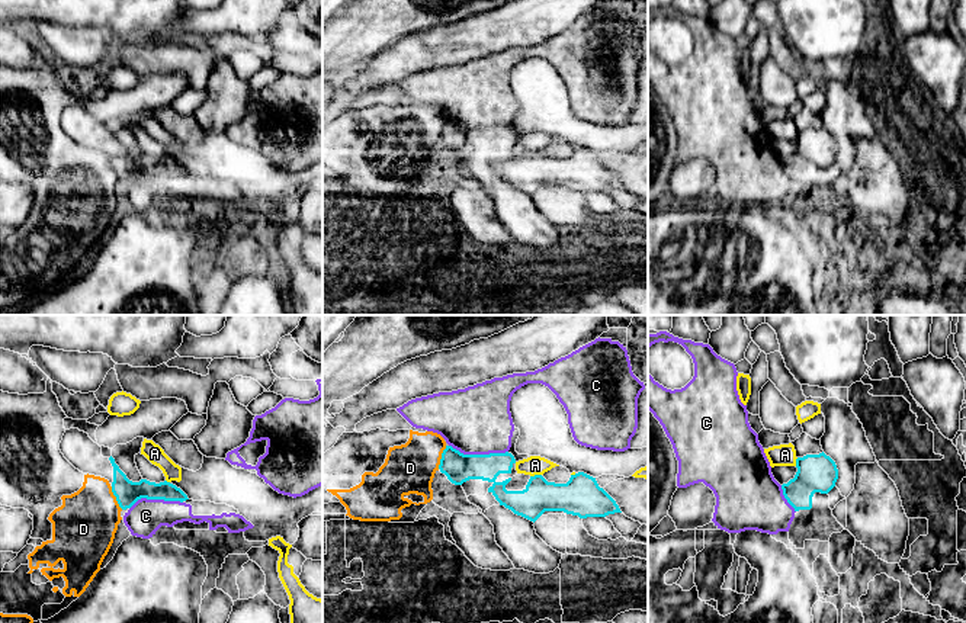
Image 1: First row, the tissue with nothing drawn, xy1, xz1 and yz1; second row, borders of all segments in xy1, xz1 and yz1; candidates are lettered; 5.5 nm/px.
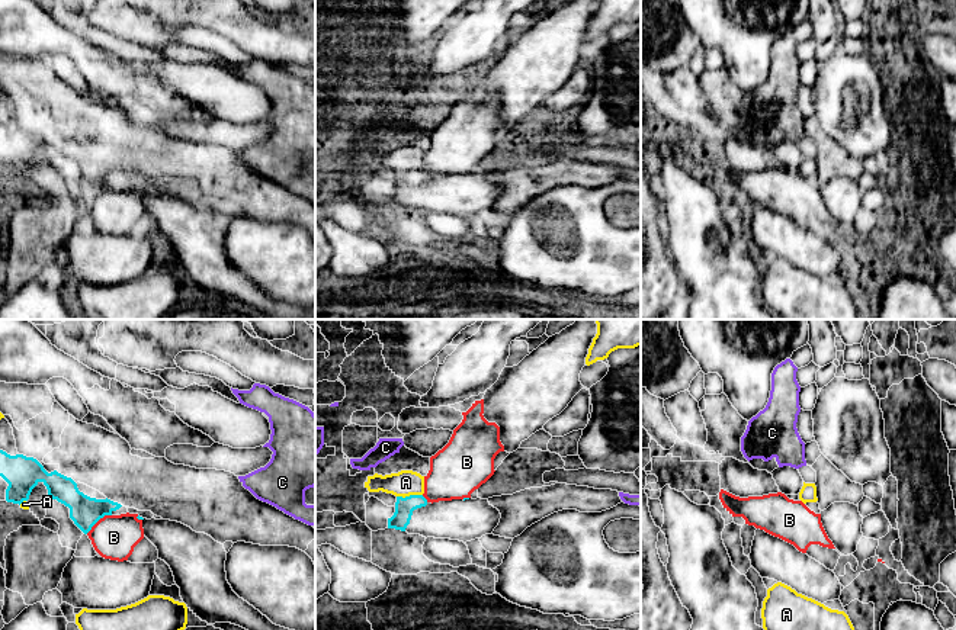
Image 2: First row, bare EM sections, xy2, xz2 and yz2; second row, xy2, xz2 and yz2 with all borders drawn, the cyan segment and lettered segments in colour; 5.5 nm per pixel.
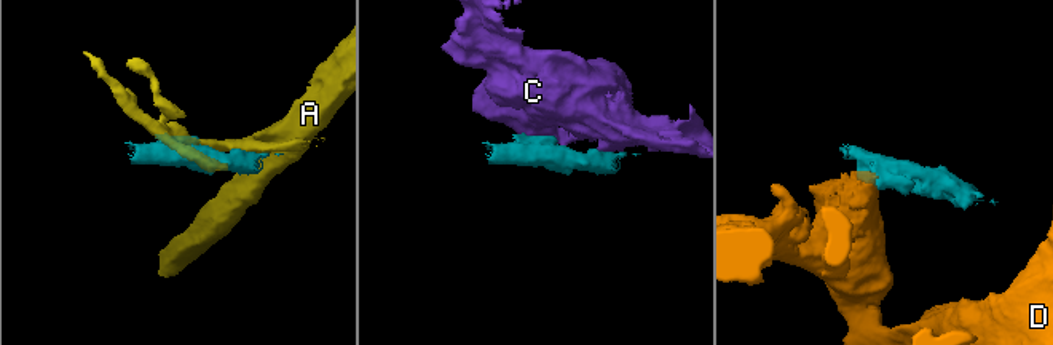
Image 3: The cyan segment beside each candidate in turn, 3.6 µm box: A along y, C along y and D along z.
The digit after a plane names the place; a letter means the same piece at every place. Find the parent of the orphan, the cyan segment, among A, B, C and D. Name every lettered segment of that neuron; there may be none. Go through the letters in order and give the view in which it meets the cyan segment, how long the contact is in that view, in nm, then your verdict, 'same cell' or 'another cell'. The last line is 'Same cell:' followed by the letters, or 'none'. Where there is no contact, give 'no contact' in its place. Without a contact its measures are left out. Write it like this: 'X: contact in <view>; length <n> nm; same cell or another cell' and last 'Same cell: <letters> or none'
A: contact in xz2; length 140 nm; another cell
B: contact in xy2; length 180 nm; another cell
C: contact in xz1; length 340 nm; another cell
D: contact in xy1; length 140 nm; another cell
Same cell: none

